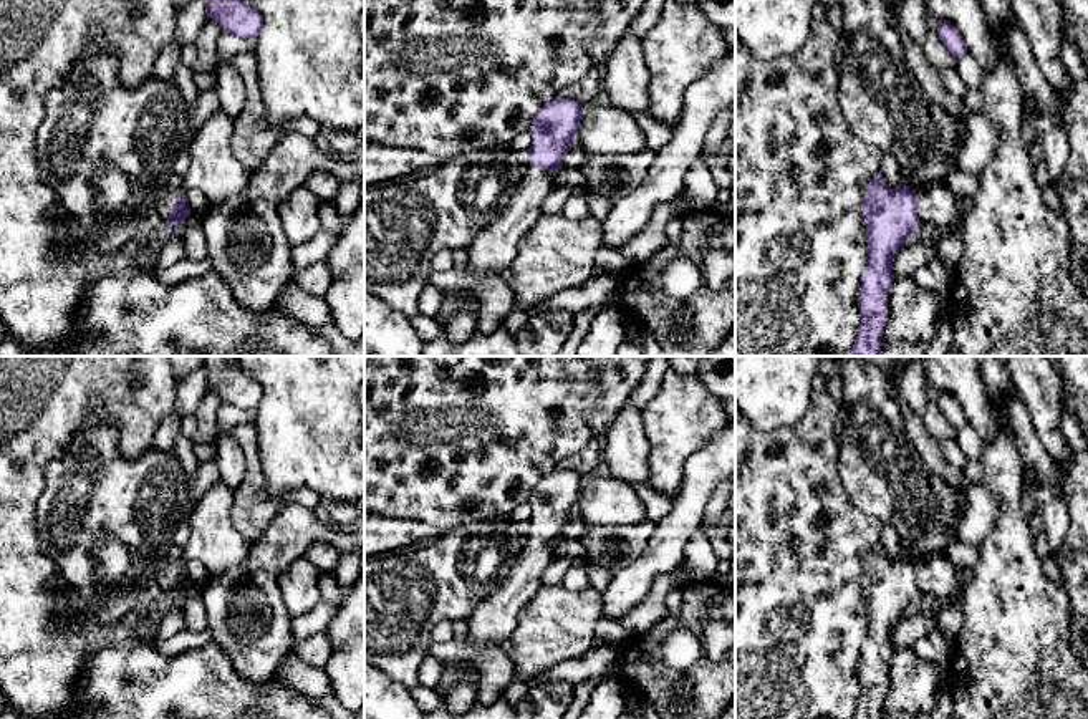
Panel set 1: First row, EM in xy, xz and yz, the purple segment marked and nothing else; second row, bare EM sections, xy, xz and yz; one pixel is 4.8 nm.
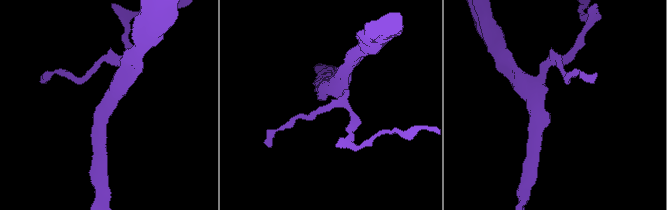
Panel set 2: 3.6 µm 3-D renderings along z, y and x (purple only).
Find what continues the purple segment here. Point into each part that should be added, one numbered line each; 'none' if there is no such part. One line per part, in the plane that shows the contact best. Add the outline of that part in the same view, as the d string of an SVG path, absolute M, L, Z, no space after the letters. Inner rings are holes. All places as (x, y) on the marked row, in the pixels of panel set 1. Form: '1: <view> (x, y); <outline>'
1: yz (938, 206); M934 186L916 192L916 204L919 224L931 224L949 234L956 222L959 227L964 224L970 197L959 199L947 186Z

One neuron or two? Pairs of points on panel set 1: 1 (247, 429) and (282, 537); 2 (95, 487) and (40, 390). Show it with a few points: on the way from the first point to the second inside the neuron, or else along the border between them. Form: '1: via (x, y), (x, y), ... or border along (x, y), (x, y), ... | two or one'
1: border along (312, 511), (285, 504), (252, 542) | two
2: border along (91, 410), (70, 446), (48, 464), (47, 474) | two

